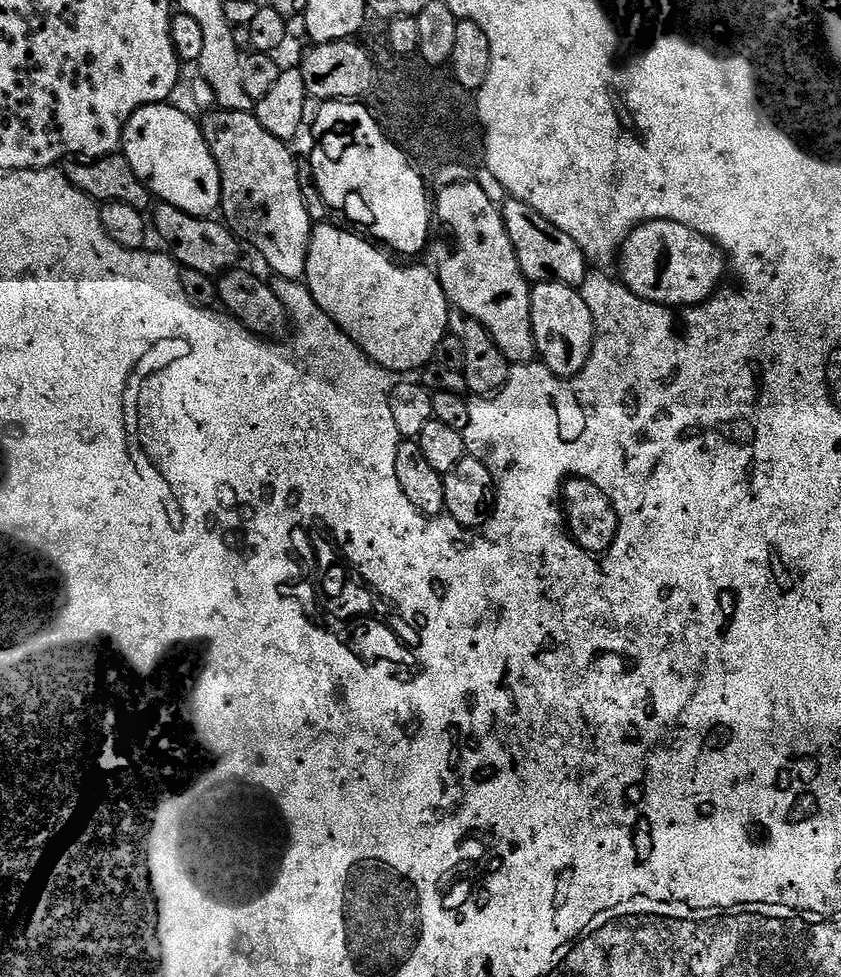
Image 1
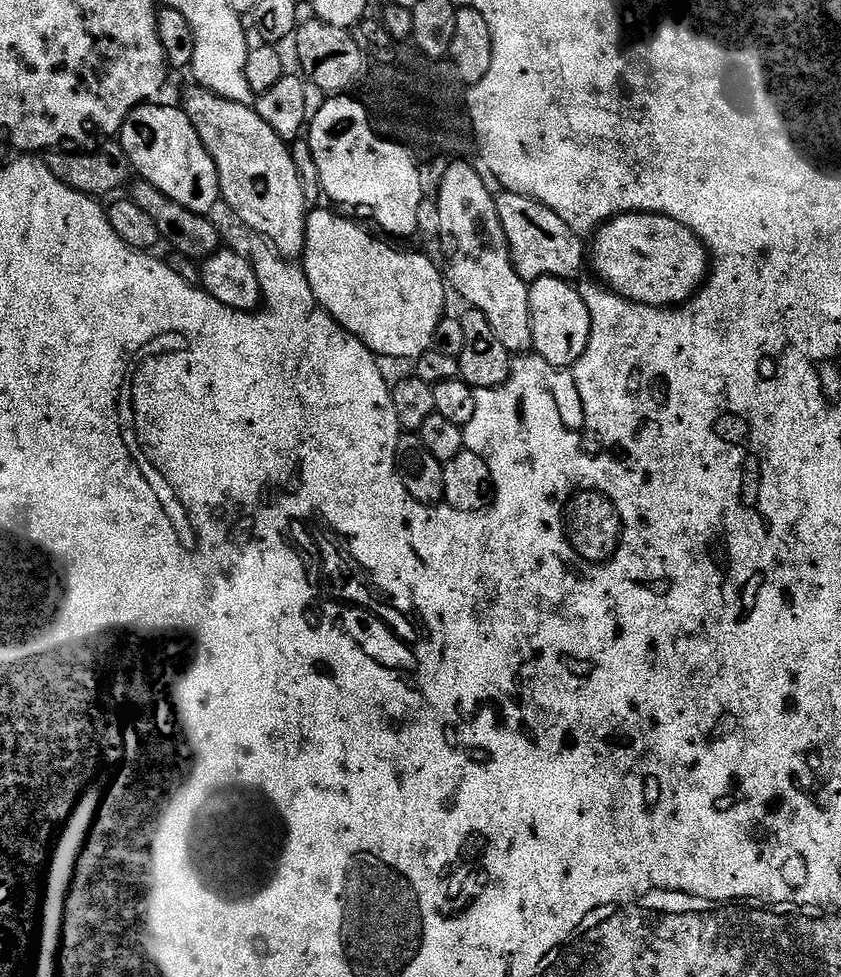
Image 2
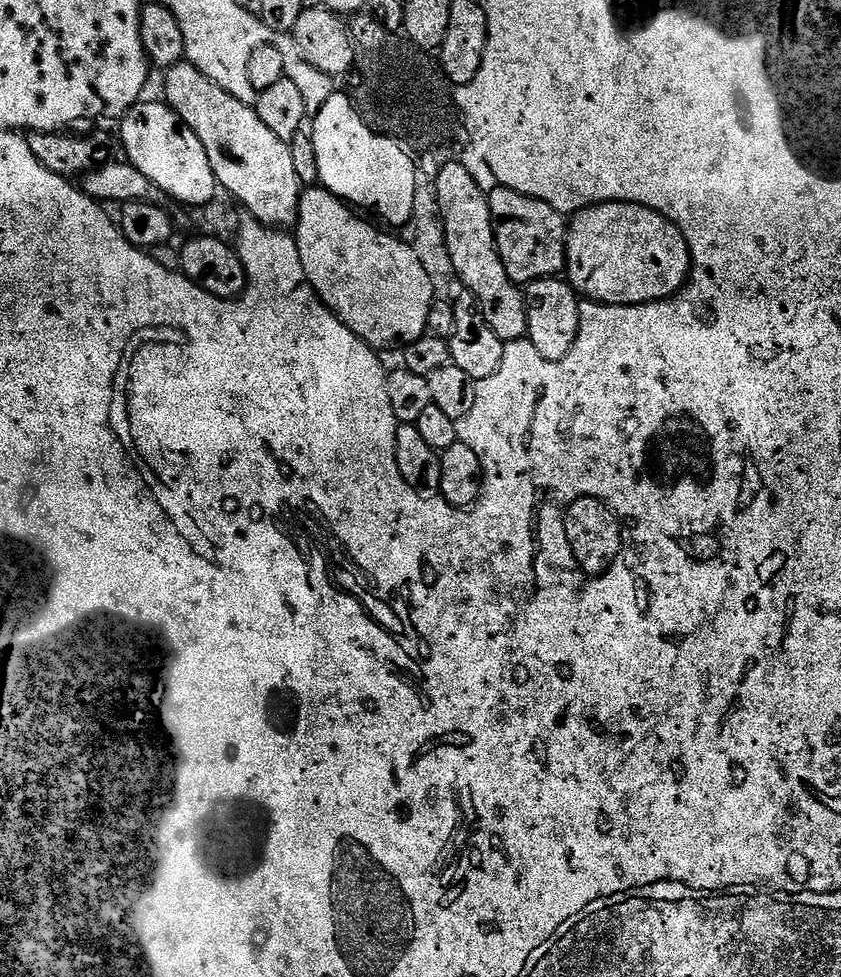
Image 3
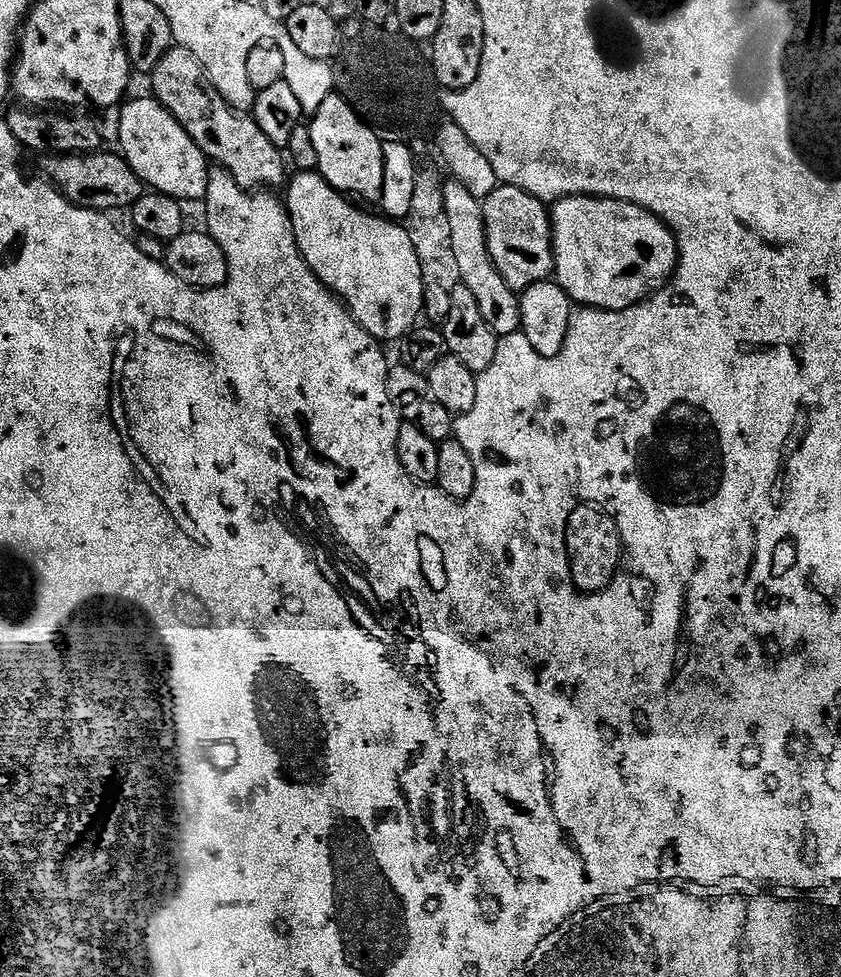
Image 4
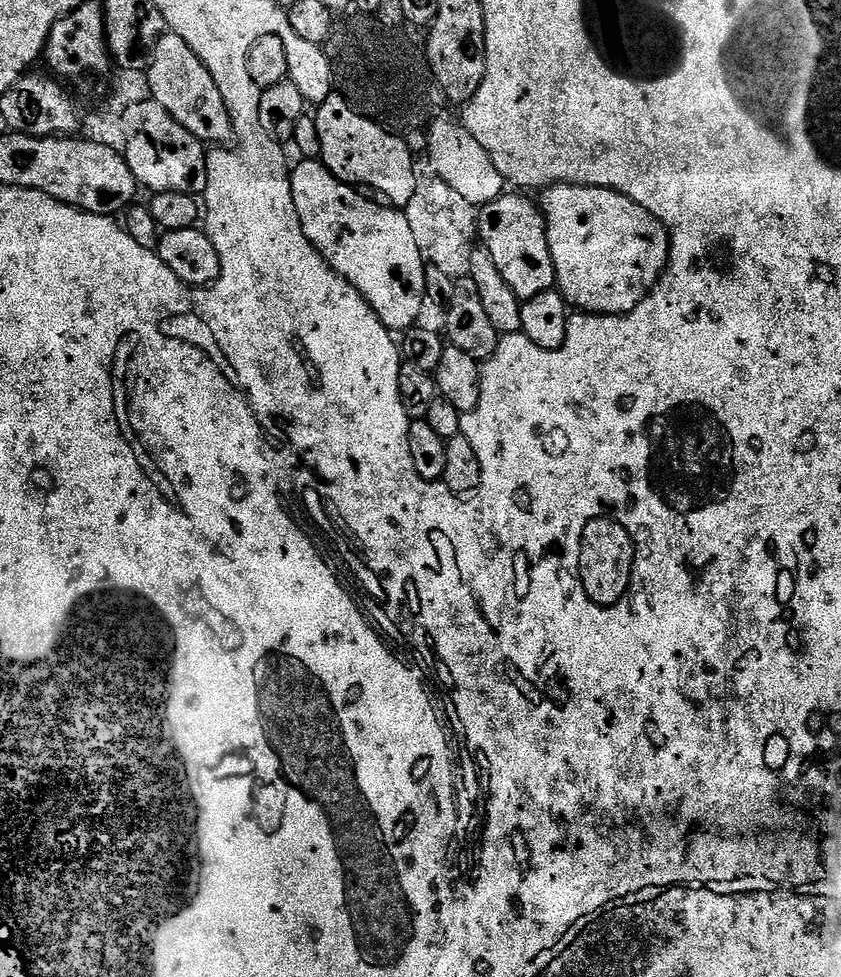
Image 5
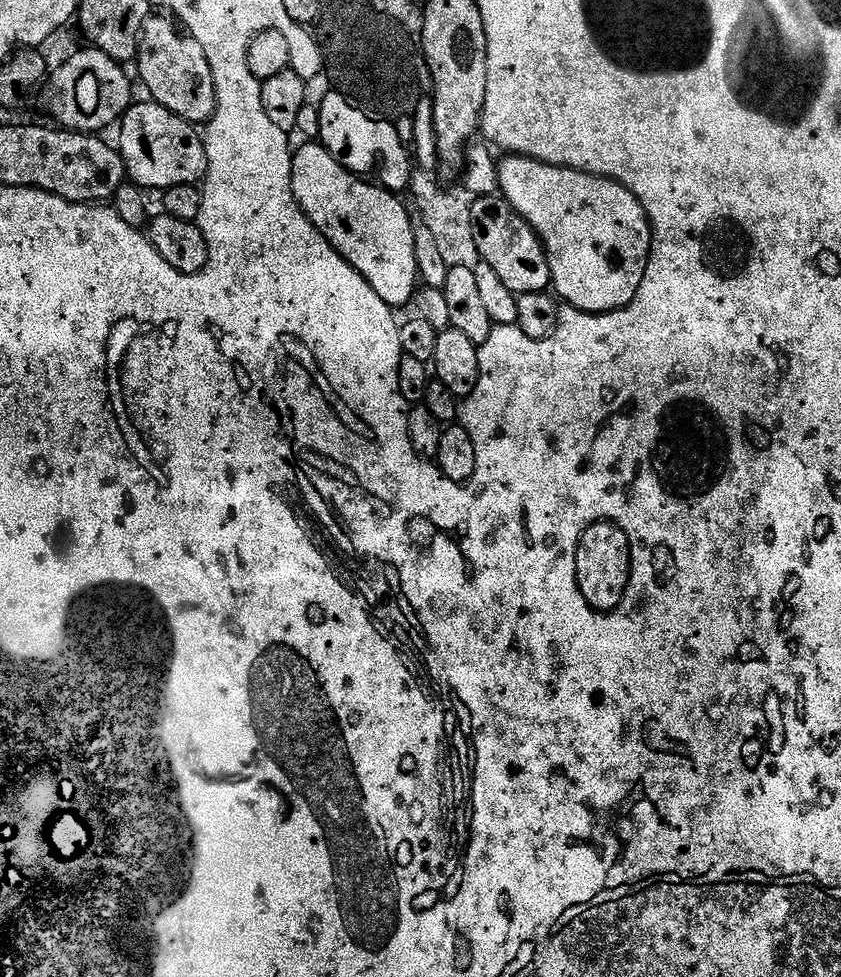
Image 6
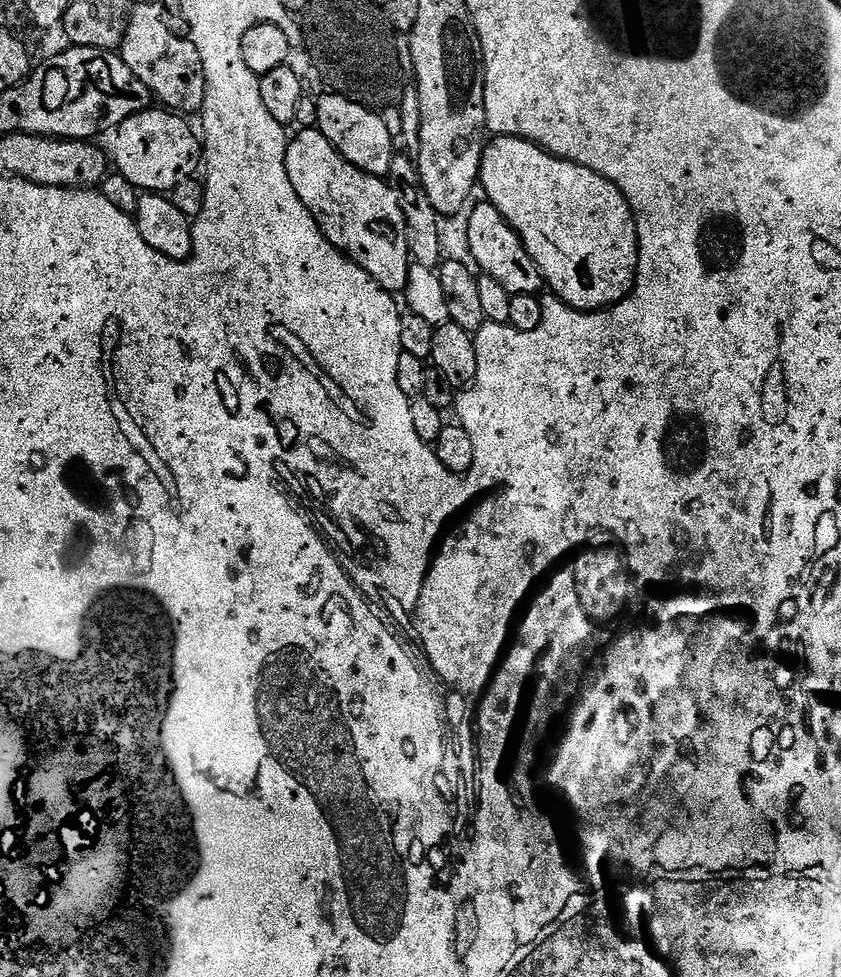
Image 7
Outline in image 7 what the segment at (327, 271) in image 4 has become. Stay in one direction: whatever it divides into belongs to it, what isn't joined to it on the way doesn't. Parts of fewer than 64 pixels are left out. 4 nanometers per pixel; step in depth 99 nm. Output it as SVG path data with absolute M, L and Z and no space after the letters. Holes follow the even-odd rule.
M311 127L302 129L297 136L295 133L286 150L286 174L290 174L298 198L302 198L324 237L339 252L359 264L387 292L403 293L408 287L410 253L408 227L402 206L398 206L398 194L394 194L387 179L363 172L323 136L319 127Z

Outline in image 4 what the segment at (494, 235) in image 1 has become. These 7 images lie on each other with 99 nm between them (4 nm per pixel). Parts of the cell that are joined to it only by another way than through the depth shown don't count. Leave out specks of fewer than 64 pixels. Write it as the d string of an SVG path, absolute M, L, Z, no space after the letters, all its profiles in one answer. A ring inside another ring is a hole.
M455 178L445 183L444 197L446 218L450 218L452 235L450 243L454 246L460 283L466 286L466 290L474 293L474 298L478 301L478 310L482 310L482 318L486 321L486 326L490 326L496 337L509 336L520 331L520 297L510 286L506 286L506 278L498 274L490 258L483 203Z

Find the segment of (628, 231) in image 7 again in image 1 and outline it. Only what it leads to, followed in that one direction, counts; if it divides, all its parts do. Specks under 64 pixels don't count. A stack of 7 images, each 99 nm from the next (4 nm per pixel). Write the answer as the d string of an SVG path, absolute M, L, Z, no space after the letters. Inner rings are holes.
M651 220L632 229L628 241L620 249L619 264L622 283L632 293L643 300L665 304L667 308L690 308L703 304L705 300L711 300L725 283L723 280L724 272L726 276L726 257L721 248L708 237L690 230L690 226L682 226L673 220Z

